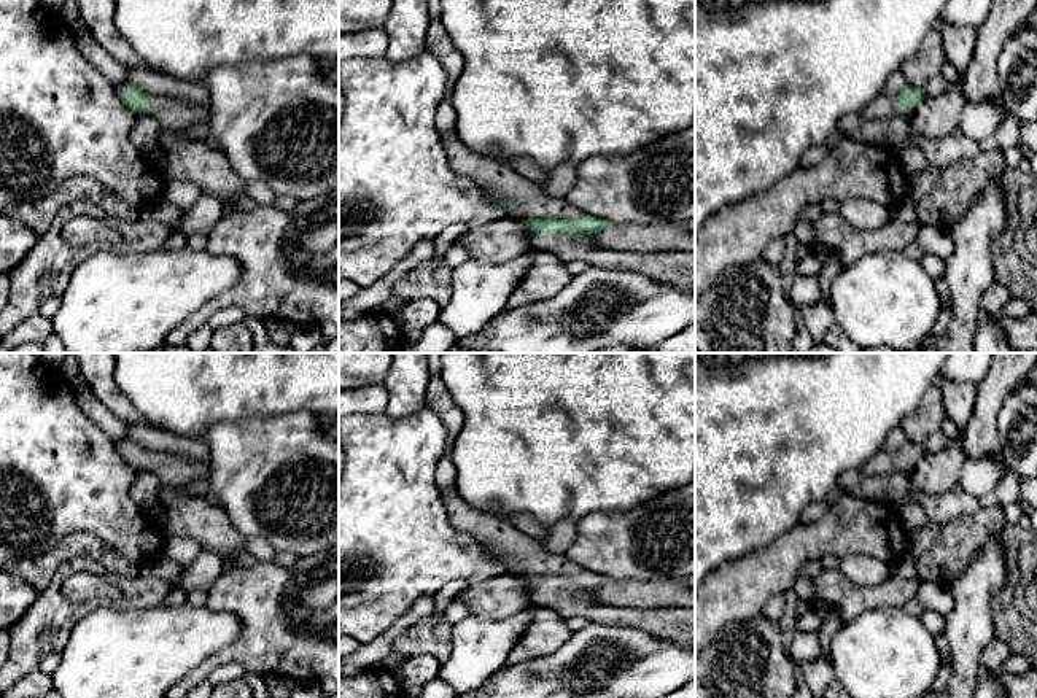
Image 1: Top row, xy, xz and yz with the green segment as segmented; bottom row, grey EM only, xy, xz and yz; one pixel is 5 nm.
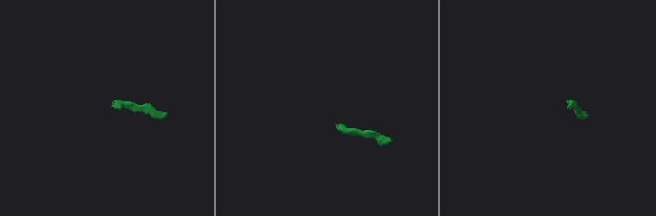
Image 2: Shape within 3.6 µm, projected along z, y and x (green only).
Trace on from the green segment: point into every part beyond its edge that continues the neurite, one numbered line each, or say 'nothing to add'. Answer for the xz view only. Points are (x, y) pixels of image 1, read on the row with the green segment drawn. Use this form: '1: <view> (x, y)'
1: xz (524, 199)
2: xz (671, 267)

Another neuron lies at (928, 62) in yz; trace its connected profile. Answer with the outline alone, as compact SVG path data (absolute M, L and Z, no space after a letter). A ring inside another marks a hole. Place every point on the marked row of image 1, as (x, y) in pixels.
M934 27L922 40L916 54L902 62L900 72L907 84L924 87L934 76L942 73L946 57L940 32Z

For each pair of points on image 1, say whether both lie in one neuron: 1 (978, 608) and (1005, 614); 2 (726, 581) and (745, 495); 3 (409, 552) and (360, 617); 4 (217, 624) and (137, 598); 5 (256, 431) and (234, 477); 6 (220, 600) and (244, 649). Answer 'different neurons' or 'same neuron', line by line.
1: different neurons
2: different neurons
3: same neuron
4: different neurons
5: same neuron
6: same neuron

